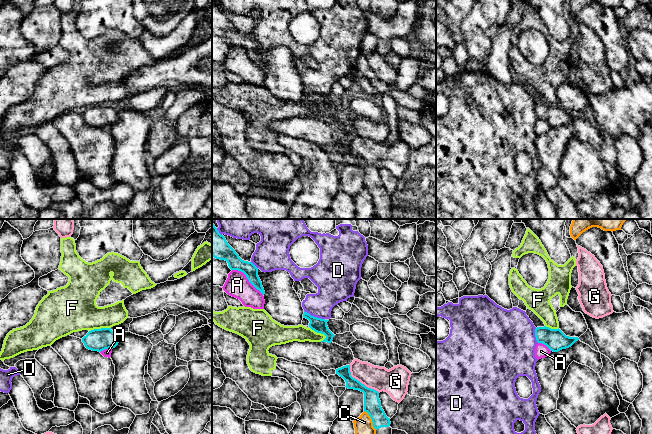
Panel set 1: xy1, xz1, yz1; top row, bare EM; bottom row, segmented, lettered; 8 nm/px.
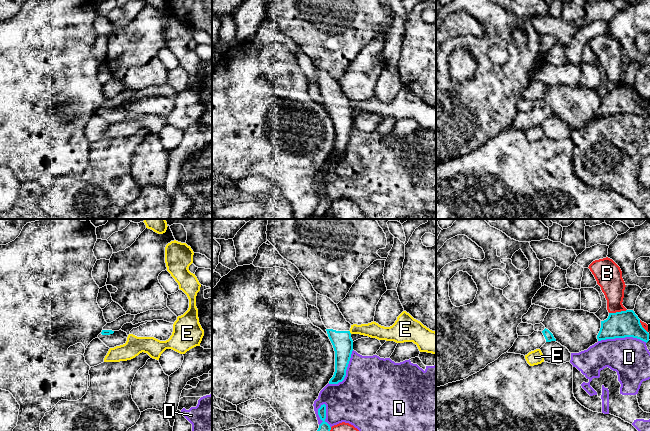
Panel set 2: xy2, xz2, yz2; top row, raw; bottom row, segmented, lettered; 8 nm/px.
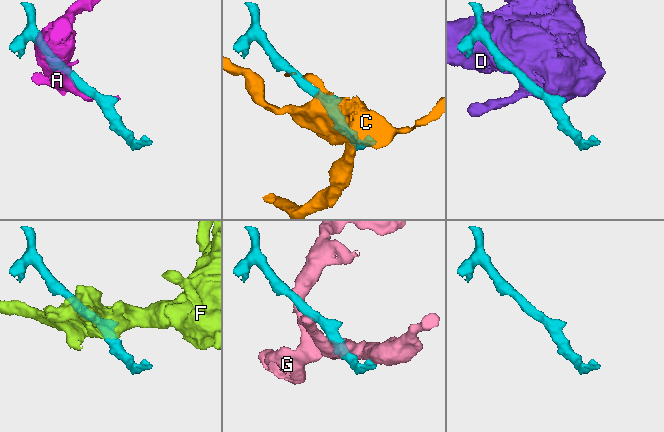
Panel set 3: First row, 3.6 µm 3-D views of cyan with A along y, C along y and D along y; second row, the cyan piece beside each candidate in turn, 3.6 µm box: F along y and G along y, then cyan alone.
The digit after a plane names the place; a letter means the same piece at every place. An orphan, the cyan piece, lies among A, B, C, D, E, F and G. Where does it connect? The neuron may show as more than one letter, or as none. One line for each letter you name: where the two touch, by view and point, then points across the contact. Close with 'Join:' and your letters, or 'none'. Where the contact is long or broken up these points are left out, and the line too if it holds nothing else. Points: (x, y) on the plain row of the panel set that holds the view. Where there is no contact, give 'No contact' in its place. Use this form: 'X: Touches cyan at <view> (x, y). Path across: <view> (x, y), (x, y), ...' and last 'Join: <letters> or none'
Join: none

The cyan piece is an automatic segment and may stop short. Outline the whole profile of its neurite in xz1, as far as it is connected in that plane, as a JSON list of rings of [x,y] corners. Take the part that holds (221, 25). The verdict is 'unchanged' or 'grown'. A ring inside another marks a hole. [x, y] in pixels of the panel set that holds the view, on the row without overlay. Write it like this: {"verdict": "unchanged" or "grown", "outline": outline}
{"verdict": "unchanged", "outline": [[[212,0],[212,32],[216,35],[225,36],[231,46],[243,48],[249,58],[263,71],[265,70],[258,52],[258,44],[252,38],[242,36],[214,0]]]}

